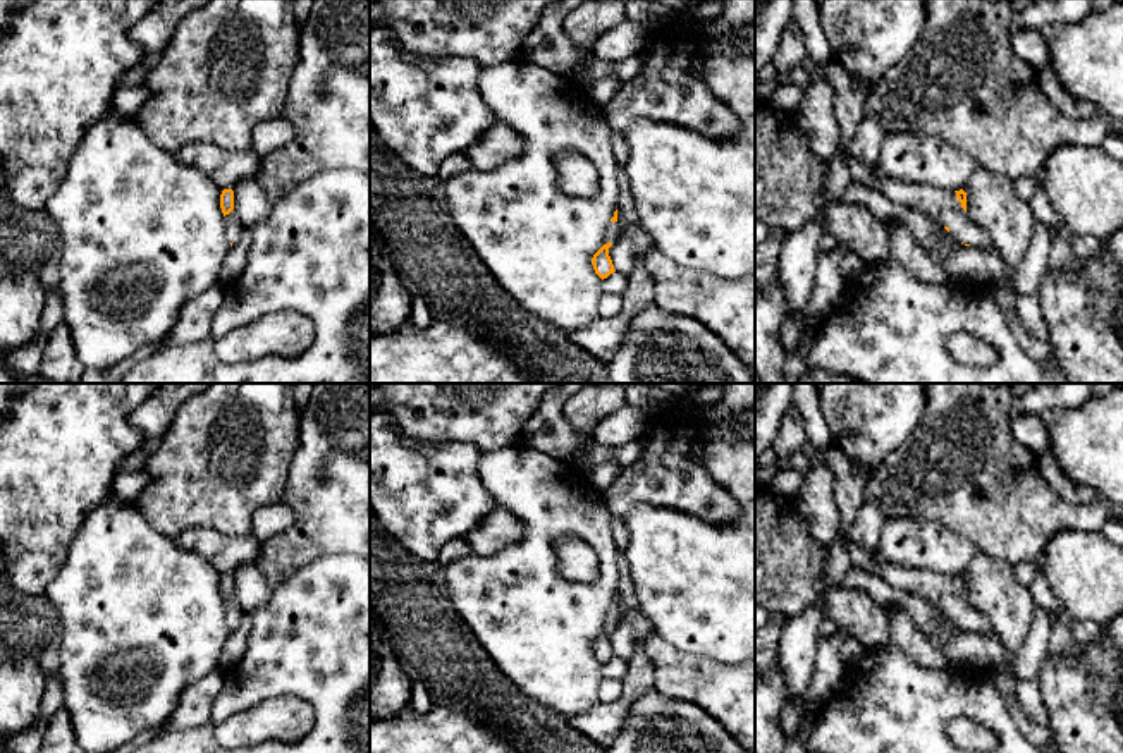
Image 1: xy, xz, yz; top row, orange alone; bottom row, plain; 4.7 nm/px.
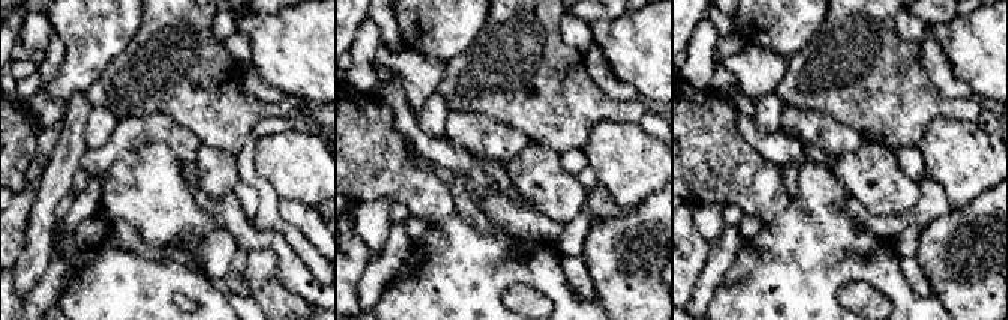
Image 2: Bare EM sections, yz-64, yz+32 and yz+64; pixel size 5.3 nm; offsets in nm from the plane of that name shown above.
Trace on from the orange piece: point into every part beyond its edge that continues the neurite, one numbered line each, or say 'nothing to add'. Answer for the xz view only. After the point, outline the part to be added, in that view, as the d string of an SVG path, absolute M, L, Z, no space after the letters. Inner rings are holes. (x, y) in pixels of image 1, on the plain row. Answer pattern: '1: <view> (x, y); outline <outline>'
1: xz (613, 618); outline M611 607L607 610L607 617L605 617L605 622L604 622L604 629L607 628L614 628L621 619L621 612L619 612L619 607Z

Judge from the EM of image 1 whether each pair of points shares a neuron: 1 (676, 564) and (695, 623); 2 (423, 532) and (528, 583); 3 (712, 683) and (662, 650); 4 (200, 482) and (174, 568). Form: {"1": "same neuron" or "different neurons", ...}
{"1": "same neuron", "2": "different neurons", "3": "same neuron", "4": "different neurons"}

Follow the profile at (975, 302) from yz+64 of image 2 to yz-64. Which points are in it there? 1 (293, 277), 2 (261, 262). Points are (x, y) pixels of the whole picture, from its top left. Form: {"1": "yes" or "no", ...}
{"1": "no", "2": "yes"}

